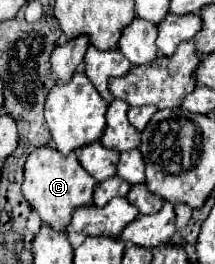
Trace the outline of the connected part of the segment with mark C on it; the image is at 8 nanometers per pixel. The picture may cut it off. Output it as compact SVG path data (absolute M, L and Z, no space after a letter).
M38 146L28 154L24 166L24 184L22 184L24 198L30 202L32 208L38 210L42 222L50 224L54 230L64 230L70 224L76 206L92 204L94 186L96 180L80 166L76 152L64 156L50 146Z

